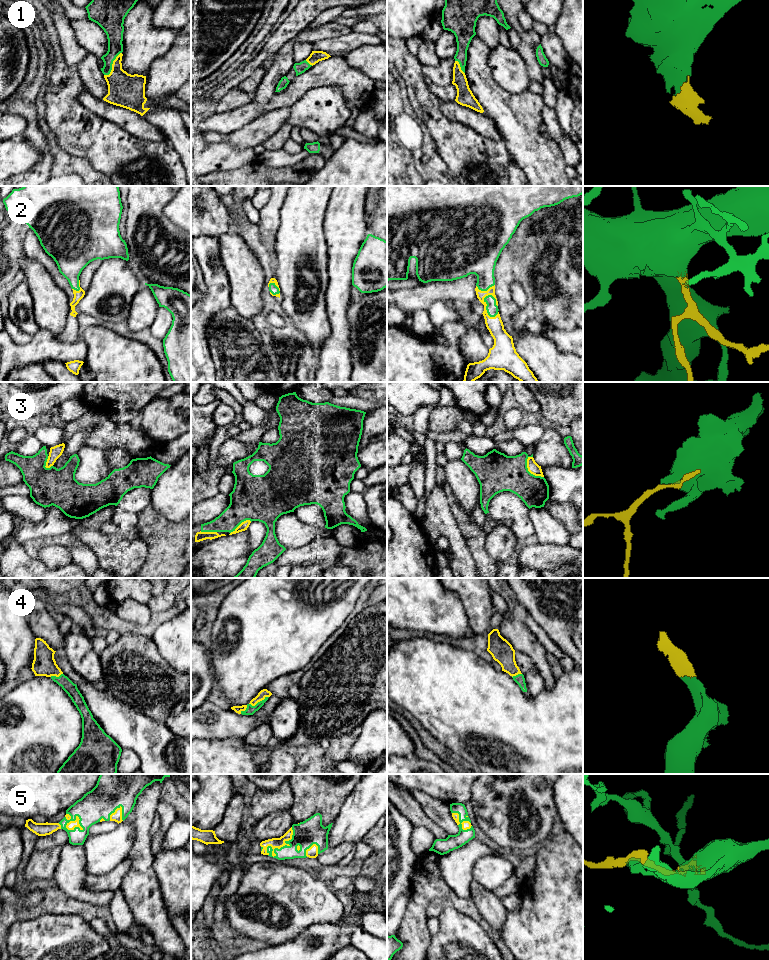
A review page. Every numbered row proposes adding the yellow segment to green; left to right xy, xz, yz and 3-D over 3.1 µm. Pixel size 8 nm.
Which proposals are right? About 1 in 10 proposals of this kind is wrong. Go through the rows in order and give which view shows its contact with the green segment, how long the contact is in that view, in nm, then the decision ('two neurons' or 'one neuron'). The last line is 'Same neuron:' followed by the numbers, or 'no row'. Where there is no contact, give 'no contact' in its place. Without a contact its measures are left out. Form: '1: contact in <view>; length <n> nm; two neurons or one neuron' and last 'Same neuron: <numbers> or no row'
1: contact in xy; length 240 nm; one neuron
2: contact in yz; length 200 nm; one neuron
3: contact in yz; length 220 nm; two neurons
4: contact in xz; length 170 nm; one neuron
5: contact in xz; length 300 nm; one neuron
Same neuron: 1, 2, 4, 5

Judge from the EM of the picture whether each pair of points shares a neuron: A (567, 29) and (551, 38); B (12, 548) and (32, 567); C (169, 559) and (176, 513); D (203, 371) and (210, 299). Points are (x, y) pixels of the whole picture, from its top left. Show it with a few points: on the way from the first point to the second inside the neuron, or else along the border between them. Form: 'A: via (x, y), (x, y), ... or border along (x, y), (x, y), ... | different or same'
A: border along (554, 32), (567, 56) | different
B: via (17, 553), (27, 563) | same
C: border along (154, 510), (169, 520), (180, 521) | different
D: via (201, 353), (201, 317) | same

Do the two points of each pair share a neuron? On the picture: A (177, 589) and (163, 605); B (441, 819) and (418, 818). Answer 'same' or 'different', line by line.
A: same
B: different

